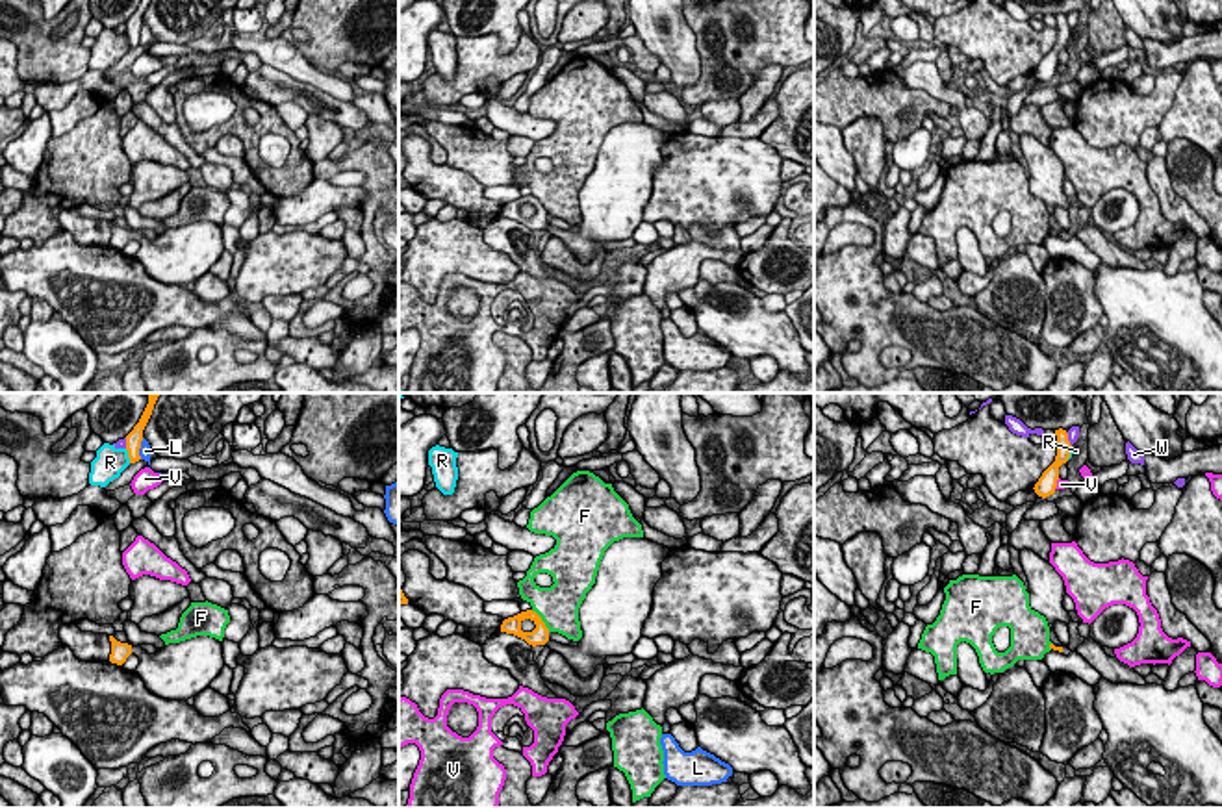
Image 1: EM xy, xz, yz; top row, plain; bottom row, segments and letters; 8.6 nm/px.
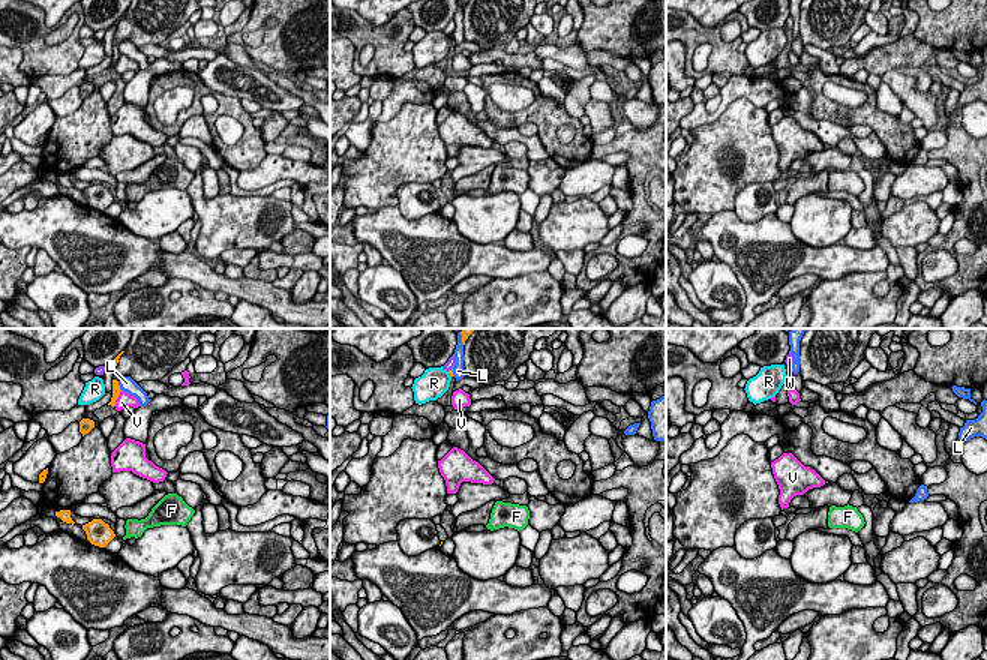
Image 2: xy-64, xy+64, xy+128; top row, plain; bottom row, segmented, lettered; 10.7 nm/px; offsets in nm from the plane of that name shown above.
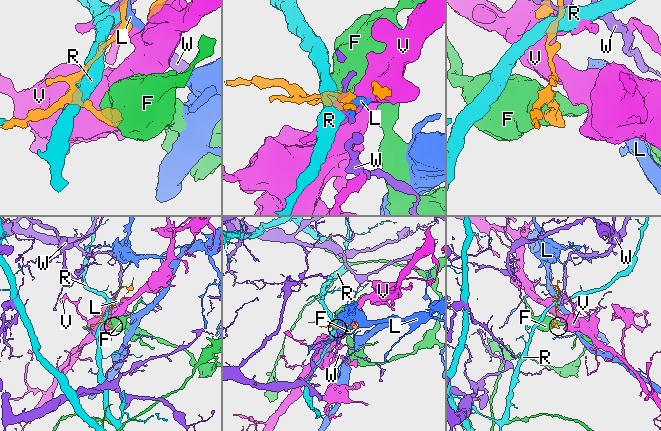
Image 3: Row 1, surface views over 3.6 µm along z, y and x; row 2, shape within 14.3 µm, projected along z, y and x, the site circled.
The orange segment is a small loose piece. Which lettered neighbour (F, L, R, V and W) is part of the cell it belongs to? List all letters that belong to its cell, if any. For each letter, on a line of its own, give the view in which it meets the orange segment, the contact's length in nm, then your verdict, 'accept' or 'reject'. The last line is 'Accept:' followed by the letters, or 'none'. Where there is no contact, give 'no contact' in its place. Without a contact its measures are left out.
F: xz | 260 nm | reject
L: xy | 190 nm | reject
R: xy | 140 nm | reject
V: yz | 110 nm | reject
W: yz | 140 nm | reject
Accept: none

